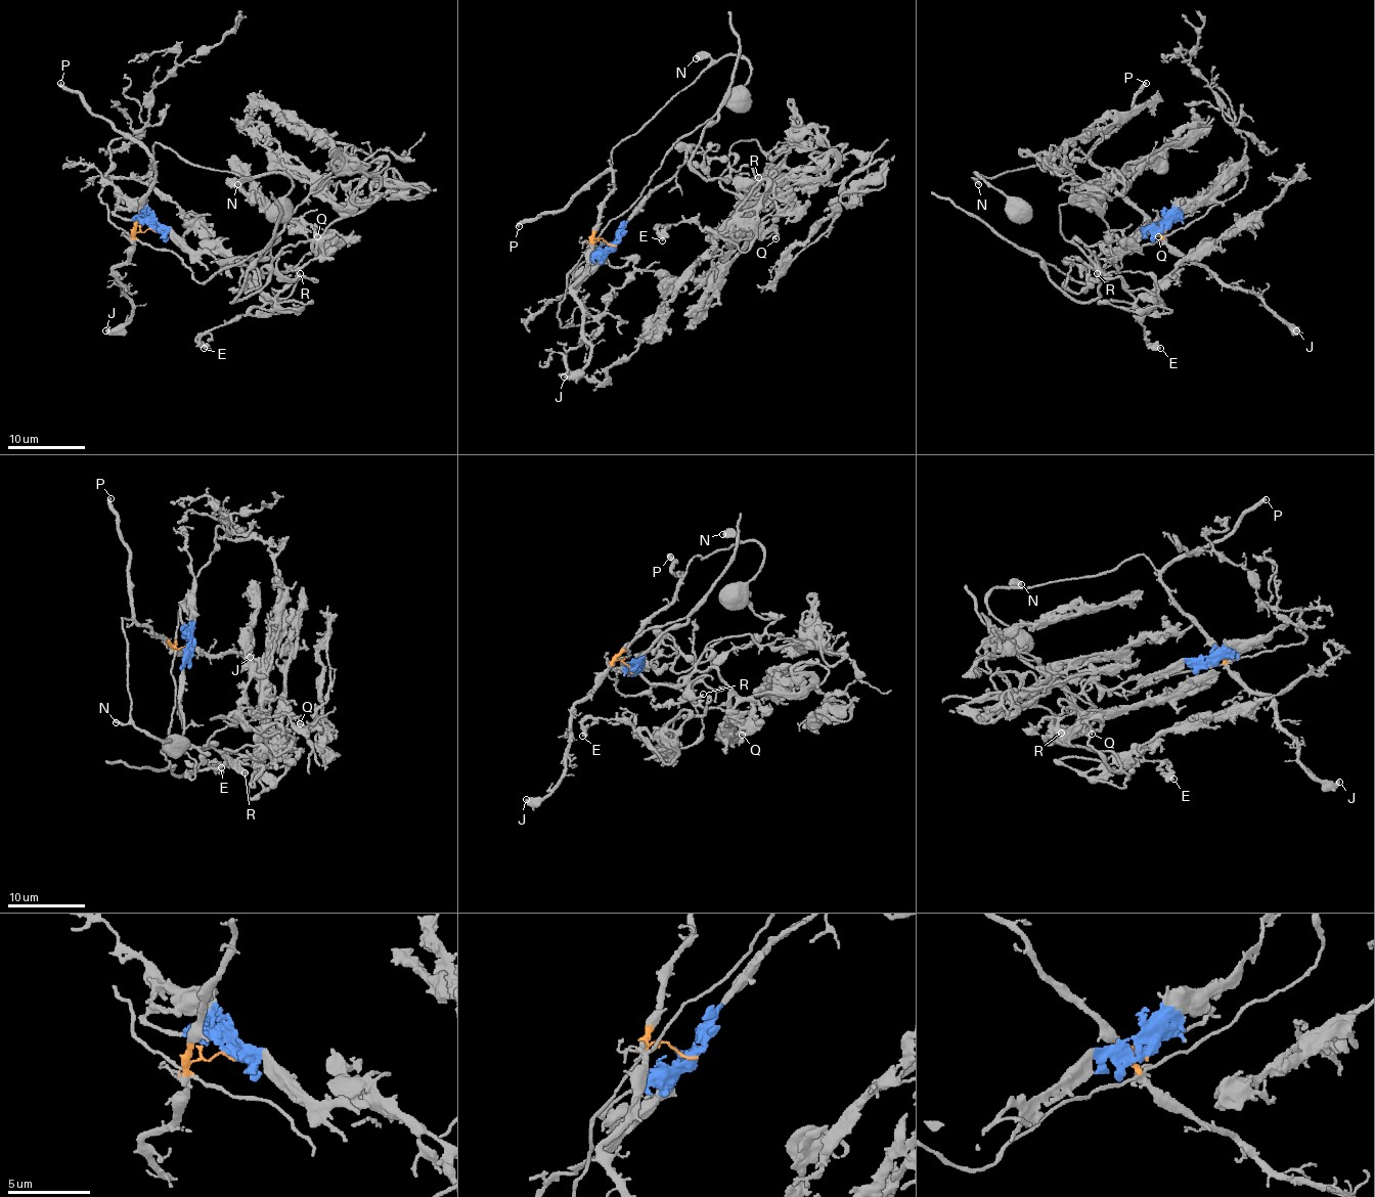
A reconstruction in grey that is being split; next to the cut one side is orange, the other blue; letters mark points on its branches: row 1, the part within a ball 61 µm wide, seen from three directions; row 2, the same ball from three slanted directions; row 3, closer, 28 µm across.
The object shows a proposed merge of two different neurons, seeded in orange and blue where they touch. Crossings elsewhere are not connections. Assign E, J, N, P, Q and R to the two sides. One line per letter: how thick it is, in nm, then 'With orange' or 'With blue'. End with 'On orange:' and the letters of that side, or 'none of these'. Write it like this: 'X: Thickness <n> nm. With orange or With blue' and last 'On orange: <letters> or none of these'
E: Thickness 500 nm. With blue
J: Thickness 420 nm. With orange
N: Thickness 320 nm. With orange
P: Thickness 360 nm. With orange
Q: Thickness 240 nm. With blue
R: Thickness 150 nm. With blue
On orange: J, N, P

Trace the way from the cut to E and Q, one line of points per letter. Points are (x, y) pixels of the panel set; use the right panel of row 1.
E: (1164, 230), (1071, 256), (1153, 279), (1141, 325), (1160, 348)
Q: (1164, 230), (1138, 230), (1085, 265), (1071, 260), (1097, 267), (1085, 246), (1132, 252), (1149, 225), (1158, 236)

